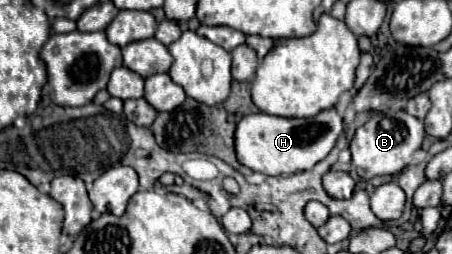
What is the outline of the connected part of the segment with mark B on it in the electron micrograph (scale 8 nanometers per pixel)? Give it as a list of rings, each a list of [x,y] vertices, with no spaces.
[[[387,110],[371,116],[361,128],[357,128],[355,138],[351,140],[351,156],[357,174],[363,180],[371,180],[375,176],[391,176],[399,174],[411,160],[413,152],[421,148],[425,138],[423,122],[405,110]]]

